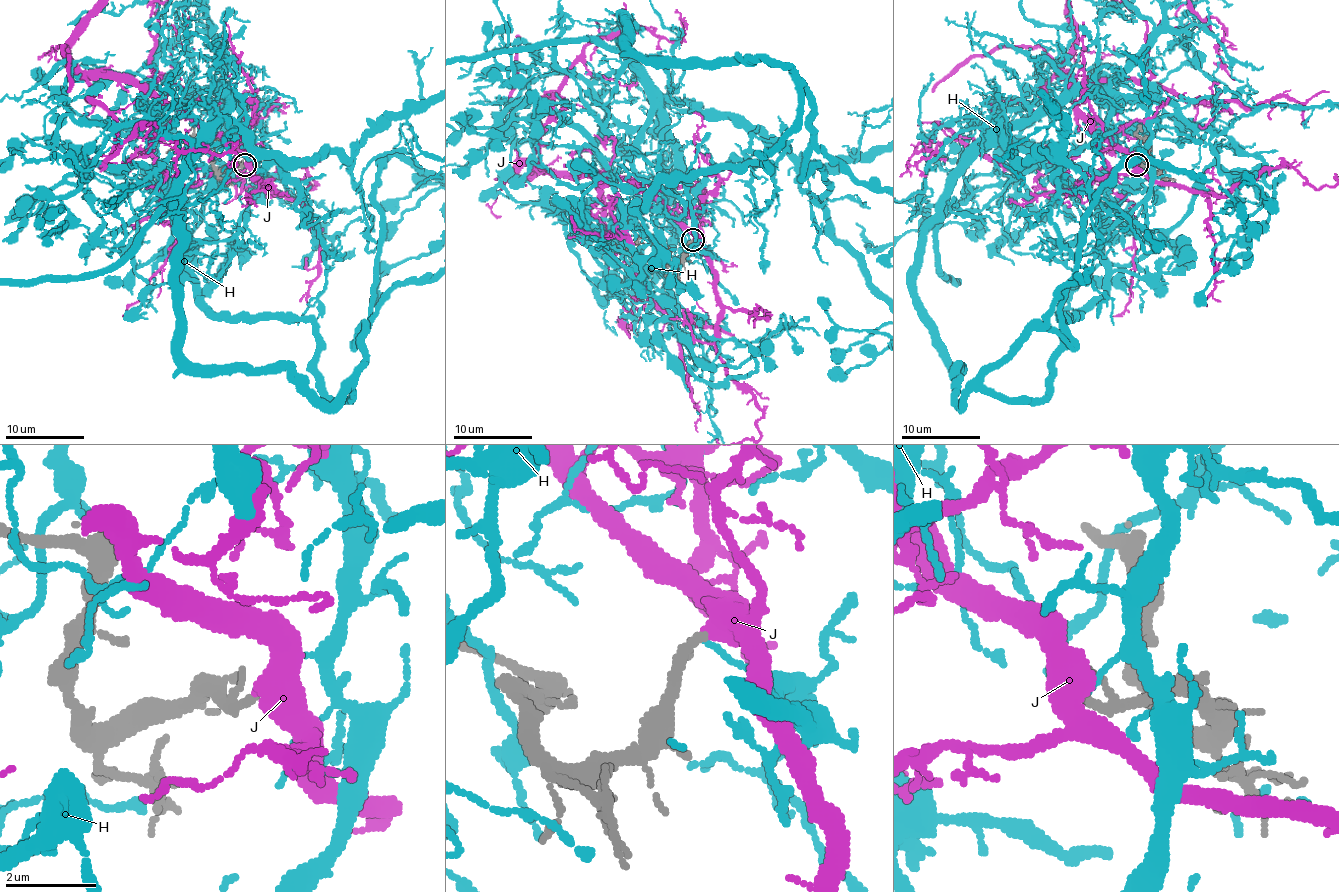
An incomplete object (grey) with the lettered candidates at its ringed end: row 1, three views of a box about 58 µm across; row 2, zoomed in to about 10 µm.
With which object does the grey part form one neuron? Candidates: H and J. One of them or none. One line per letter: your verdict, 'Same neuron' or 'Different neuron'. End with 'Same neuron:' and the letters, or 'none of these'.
H: Different neuron
J: Same neuron
Same neuron: J

